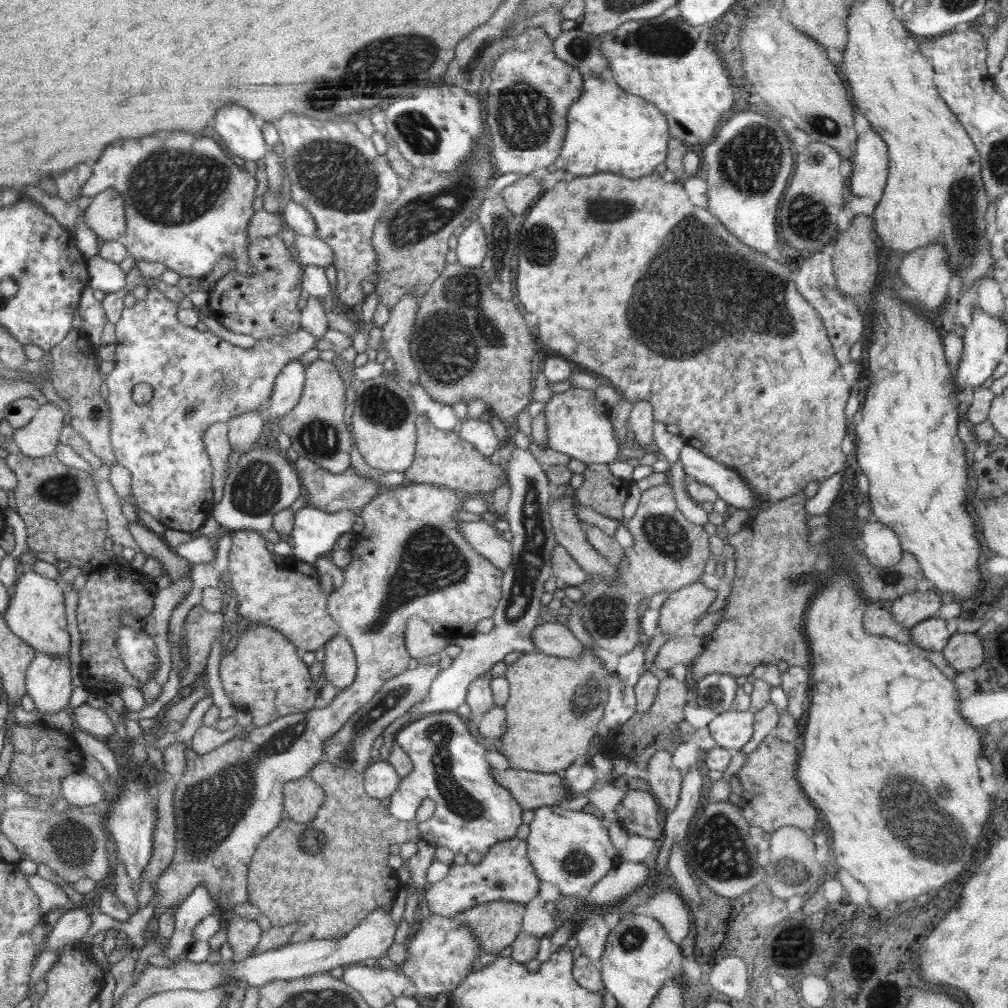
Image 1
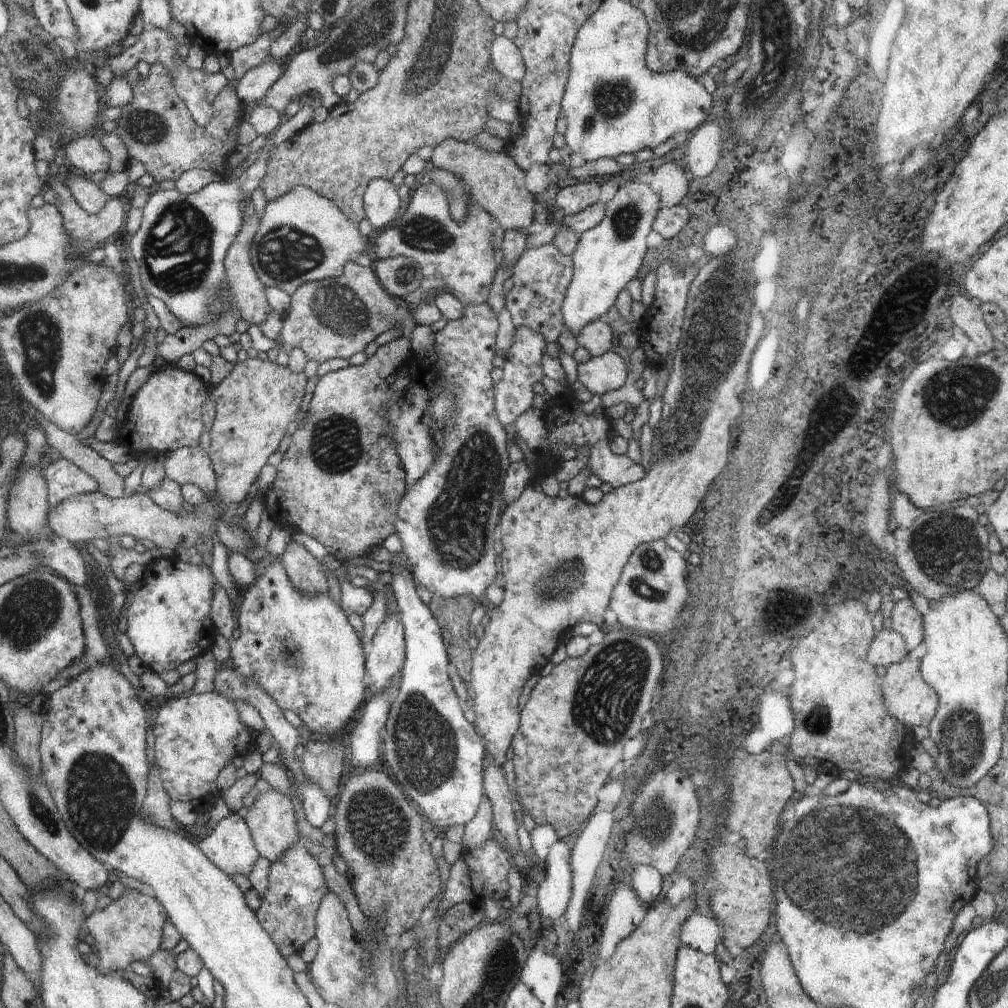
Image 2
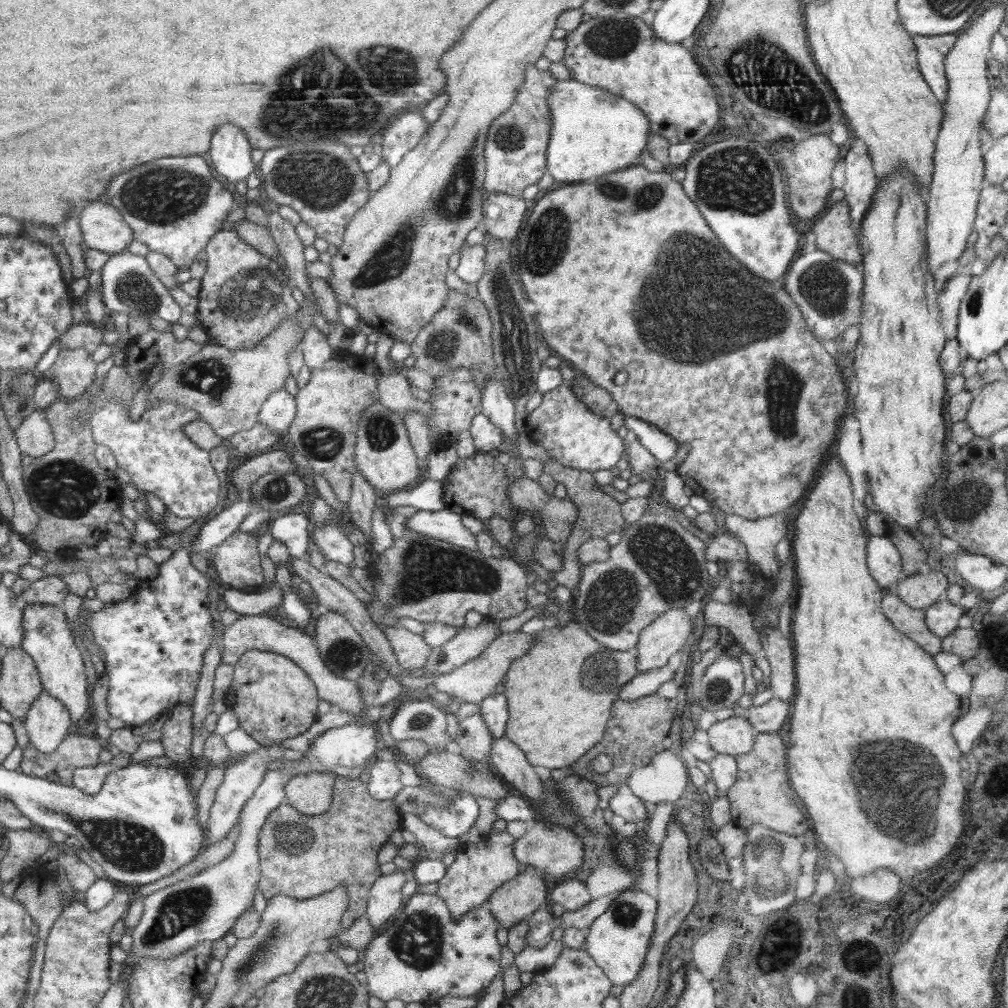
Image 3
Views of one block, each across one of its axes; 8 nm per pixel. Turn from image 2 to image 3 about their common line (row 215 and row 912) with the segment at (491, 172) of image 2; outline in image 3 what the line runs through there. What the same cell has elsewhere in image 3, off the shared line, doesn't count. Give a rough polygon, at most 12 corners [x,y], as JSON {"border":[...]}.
{"border":[[534,866],[488,900],[502,928],[527,921],[545,905],[547,888]]}

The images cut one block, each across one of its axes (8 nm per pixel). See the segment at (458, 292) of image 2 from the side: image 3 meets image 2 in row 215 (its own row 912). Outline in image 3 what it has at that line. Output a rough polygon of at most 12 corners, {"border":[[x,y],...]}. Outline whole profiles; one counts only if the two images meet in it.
{"border":[[415,893],[361,966],[384,1002],[482,994],[500,972],[482,906]]}

